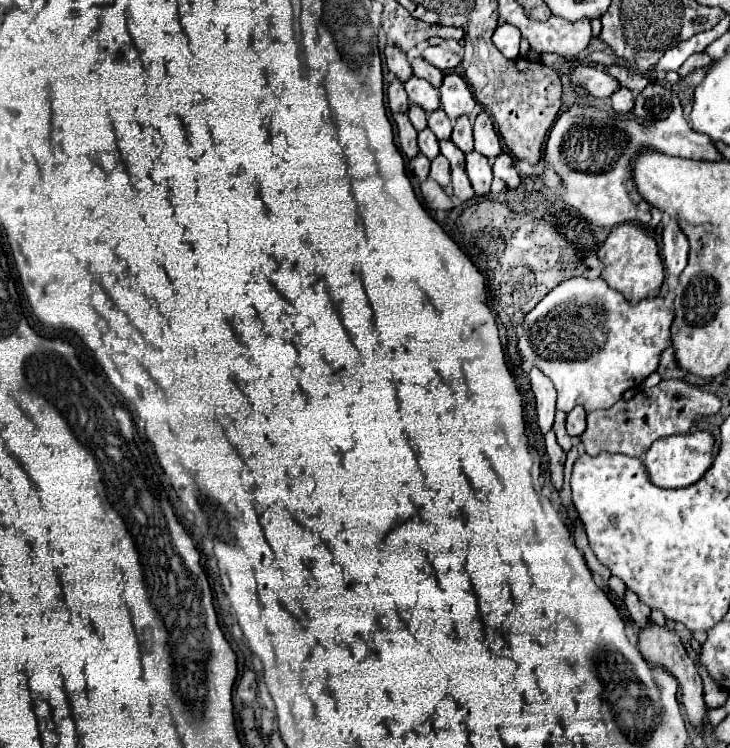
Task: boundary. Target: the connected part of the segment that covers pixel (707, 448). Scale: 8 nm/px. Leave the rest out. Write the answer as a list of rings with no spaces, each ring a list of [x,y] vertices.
[[[696,431],[688,435],[674,435],[668,439],[658,439],[650,449],[648,455],[644,457],[644,465],[650,471],[650,479],[658,487],[668,487],[668,489],[682,489],[698,479],[712,467],[714,463],[714,437],[708,431]]]

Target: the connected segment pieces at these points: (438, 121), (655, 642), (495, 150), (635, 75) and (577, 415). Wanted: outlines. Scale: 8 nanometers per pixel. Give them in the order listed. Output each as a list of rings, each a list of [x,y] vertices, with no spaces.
[[[436,109],[428,115],[428,127],[436,133],[436,137],[442,141],[442,139],[450,139],[450,133],[452,133],[452,123],[450,119],[446,117],[444,109]]]
[[[652,623],[646,631],[640,633],[640,643],[638,643],[638,649],[640,653],[644,655],[644,659],[652,665],[652,667],[662,667],[666,669],[672,677],[676,677],[678,685],[680,685],[680,699],[682,699],[682,705],[684,705],[684,711],[690,719],[690,725],[696,727],[698,731],[704,731],[704,715],[706,715],[706,705],[704,705],[704,699],[702,699],[702,679],[698,675],[698,669],[694,665],[694,661],[688,657],[682,641],[678,639],[678,635],[670,633],[666,627],[658,627],[656,623]]]
[[[480,113],[474,121],[474,149],[480,151],[482,155],[486,155],[490,161],[500,155],[502,147],[500,147],[500,139],[494,131],[494,123],[490,119],[488,113]]]
[[[612,65],[610,75],[624,87],[628,87],[630,91],[642,91],[648,85],[648,79],[644,75],[640,75],[638,71],[630,69],[630,67],[620,67],[620,65]]]
[[[574,407],[566,415],[566,431],[568,431],[568,435],[580,435],[580,431],[584,431],[584,427],[586,427],[586,413],[582,407]]]

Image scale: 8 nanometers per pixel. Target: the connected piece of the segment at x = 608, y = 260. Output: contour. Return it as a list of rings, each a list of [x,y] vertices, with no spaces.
[[[624,223],[624,225],[614,227],[606,243],[598,251],[598,257],[604,263],[602,279],[614,289],[618,289],[620,293],[624,293],[624,297],[628,297],[630,303],[636,303],[648,297],[650,293],[658,291],[660,285],[664,283],[664,265],[658,255],[656,239],[642,225]]]

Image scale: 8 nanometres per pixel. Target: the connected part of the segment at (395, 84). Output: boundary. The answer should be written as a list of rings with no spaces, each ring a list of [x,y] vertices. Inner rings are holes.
[[[392,79],[390,87],[388,87],[388,103],[390,103],[390,111],[408,111],[408,95],[404,91],[404,83],[400,79]]]

